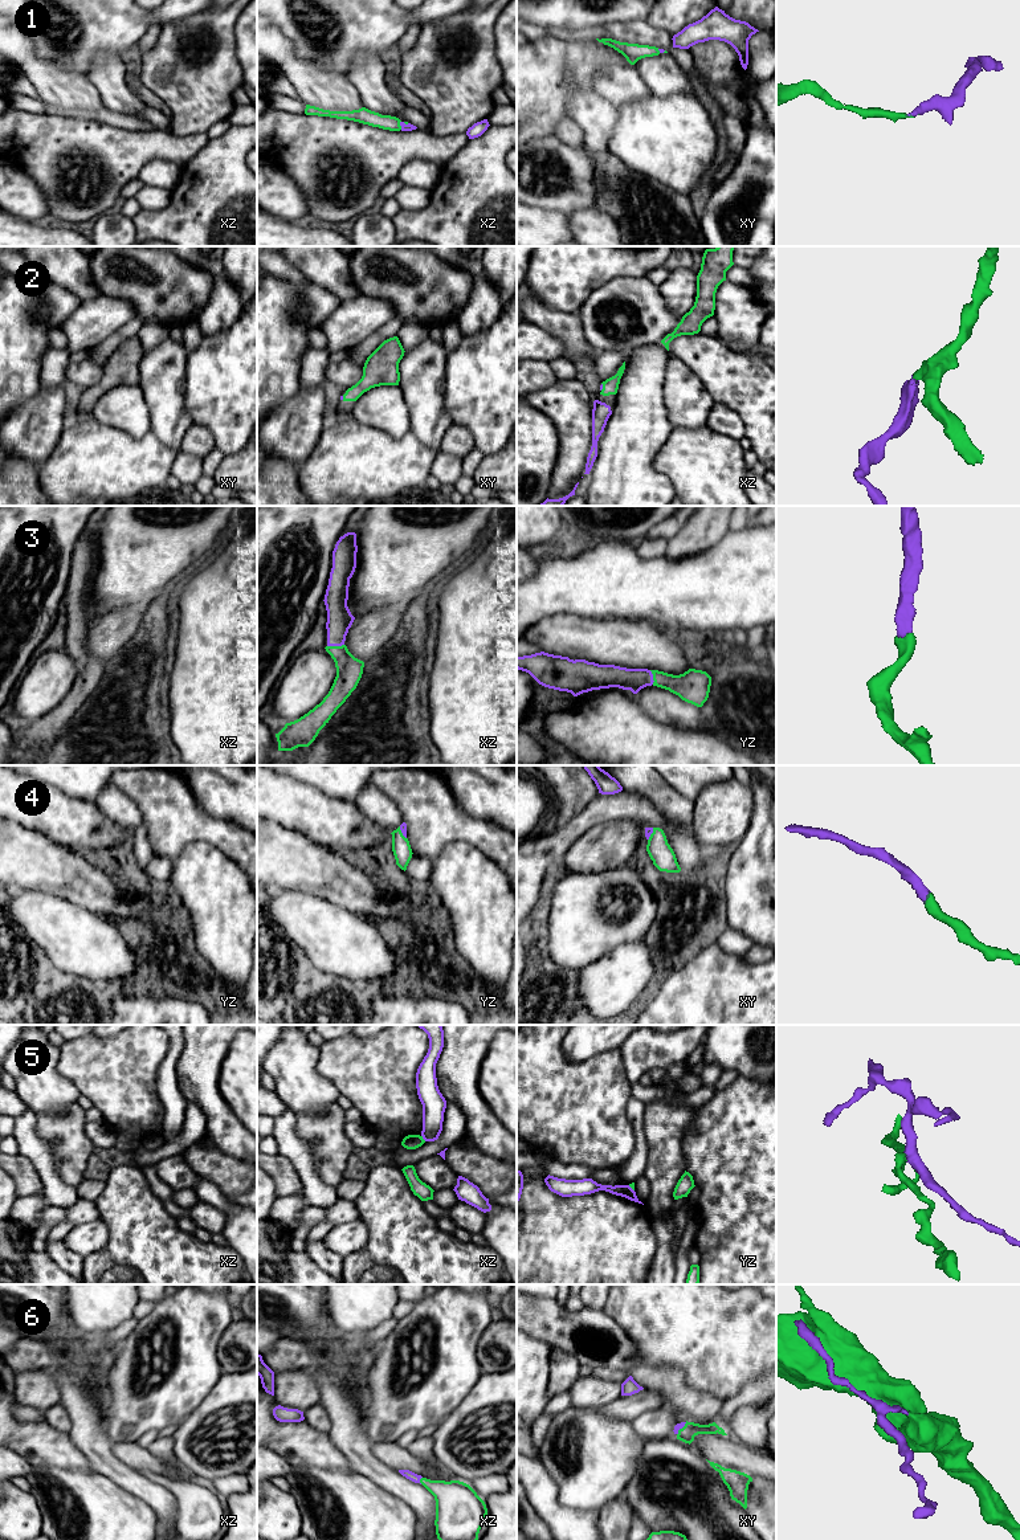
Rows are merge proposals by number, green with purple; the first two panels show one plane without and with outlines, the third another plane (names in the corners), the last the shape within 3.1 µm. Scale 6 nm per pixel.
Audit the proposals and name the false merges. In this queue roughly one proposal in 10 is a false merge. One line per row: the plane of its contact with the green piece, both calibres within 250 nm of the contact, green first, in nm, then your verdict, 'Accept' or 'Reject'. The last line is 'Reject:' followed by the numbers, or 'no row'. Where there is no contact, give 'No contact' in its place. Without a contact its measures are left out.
1: Touches green in xz. Thickness 100 nm (green) against 50 nm. Accept
2: Touches green in xz. Thickness 100 nm (green) against 20 nm. Accept
3: Touches green in xz. Thickness 160 nm (green) against 160 nm. Accept
4: Touches green in yz. Thickness 110 nm (green) against 50 nm. Accept
5: Touches green in xz. Thickness 90 nm (green) against 140 nm. Reject
6: Touches green in xz. Thickness 240 nm (green) against 50 nm. Accept
Reject: 5

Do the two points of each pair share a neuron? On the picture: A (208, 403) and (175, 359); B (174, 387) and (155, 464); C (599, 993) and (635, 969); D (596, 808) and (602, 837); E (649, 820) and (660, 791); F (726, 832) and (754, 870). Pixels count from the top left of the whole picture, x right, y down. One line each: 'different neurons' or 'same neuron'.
A: different neurons
B: different neurons
C: same neuron
D: different neurons
E: different neurons
F: different neurons

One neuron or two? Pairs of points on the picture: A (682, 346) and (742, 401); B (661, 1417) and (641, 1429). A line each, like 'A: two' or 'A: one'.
A: one
B: one

